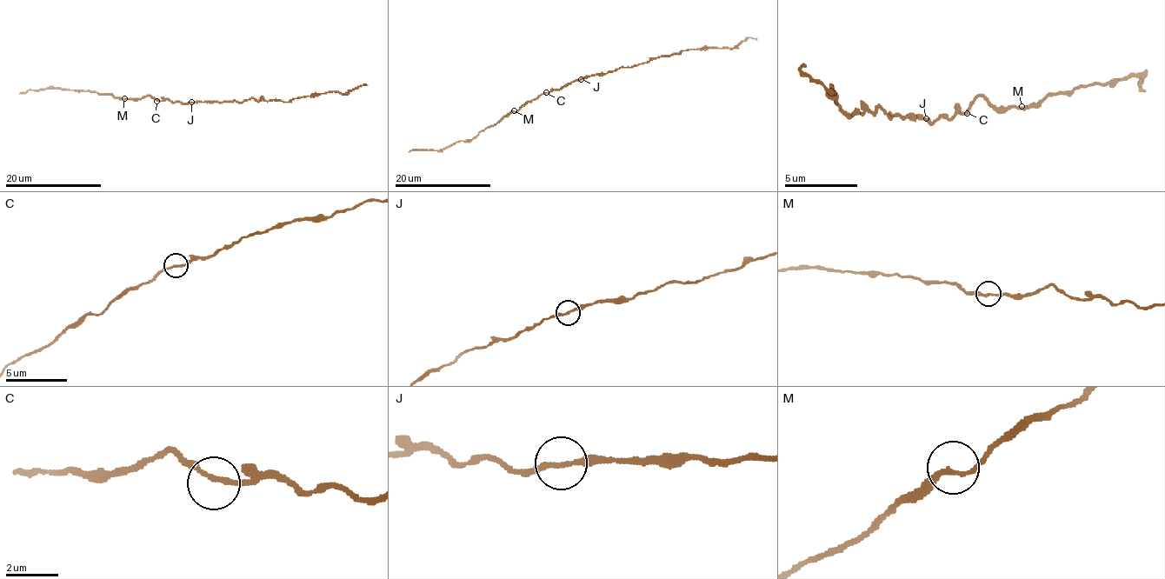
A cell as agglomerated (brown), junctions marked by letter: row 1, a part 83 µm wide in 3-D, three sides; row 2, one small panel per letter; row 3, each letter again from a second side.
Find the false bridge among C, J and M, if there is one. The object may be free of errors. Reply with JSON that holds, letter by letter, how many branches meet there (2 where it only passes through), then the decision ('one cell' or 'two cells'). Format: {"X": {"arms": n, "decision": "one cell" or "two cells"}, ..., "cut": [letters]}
{"C": {"arms": 2, "decision": "one cell"}, "J": {"arms": 2, "decision": "one cell"}, "M": {"arms": 2, "decision": "one cell"}, "cut": []}

